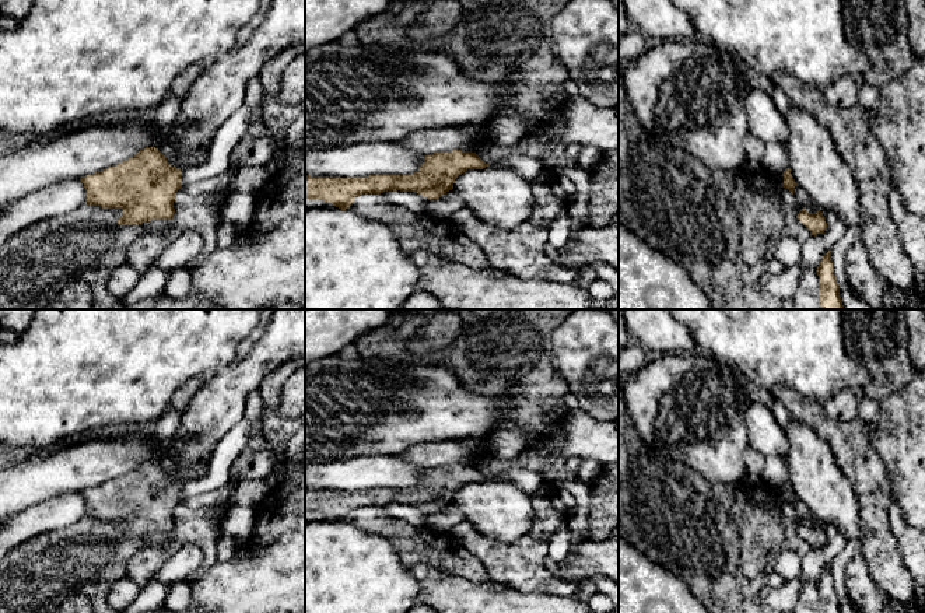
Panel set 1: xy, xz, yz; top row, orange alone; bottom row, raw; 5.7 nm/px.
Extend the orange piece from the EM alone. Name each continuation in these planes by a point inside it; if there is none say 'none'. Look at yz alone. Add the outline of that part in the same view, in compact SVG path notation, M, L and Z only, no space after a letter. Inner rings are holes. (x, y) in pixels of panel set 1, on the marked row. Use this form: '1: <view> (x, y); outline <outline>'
none

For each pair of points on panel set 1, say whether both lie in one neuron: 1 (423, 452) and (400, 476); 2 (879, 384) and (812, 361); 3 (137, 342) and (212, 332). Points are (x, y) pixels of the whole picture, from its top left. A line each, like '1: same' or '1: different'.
1: different
2: different
3: same

